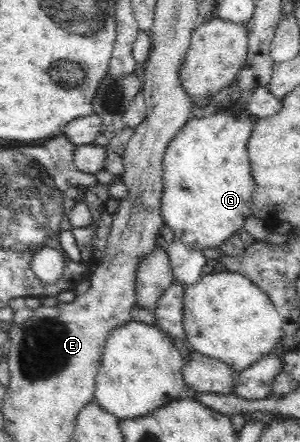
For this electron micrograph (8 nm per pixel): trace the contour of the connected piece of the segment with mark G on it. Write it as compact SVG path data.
M223 109L209 118L190 119L169 144L163 159L163 195L160 216L168 238L183 242L192 250L220 248L225 240L241 231L246 216L250 216L254 180L248 159L247 144L251 136L254 118L236 109Z

